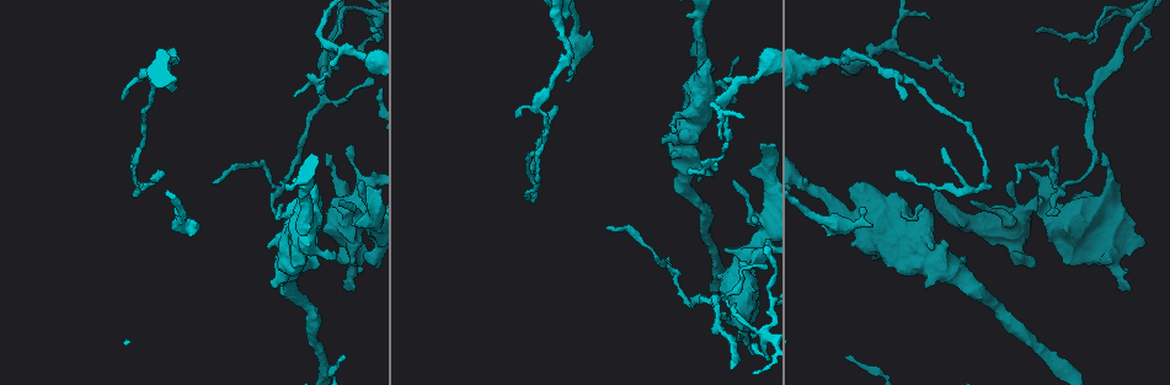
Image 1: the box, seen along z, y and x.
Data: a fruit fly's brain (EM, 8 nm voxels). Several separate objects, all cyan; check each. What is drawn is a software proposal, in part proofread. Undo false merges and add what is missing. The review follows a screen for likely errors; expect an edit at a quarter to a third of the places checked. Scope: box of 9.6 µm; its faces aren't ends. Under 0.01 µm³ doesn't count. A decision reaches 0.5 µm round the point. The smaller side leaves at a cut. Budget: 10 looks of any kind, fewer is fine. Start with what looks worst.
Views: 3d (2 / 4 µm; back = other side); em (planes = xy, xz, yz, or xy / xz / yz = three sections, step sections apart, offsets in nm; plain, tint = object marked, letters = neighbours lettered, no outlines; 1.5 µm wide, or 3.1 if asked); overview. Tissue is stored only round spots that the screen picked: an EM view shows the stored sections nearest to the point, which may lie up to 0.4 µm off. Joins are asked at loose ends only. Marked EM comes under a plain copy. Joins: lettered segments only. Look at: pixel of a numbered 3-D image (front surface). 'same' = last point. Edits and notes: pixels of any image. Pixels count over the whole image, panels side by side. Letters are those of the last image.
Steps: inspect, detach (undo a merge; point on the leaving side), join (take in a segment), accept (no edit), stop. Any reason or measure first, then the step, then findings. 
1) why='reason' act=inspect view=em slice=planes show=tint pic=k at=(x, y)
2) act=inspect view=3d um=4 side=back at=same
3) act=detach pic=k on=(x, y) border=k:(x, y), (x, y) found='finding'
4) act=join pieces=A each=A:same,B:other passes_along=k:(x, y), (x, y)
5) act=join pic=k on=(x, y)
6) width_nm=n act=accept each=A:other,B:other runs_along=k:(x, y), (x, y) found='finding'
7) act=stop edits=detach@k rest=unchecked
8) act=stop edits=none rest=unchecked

why='an open end' act=inspect view=3d um=4 pic=1 at=(349, 287)

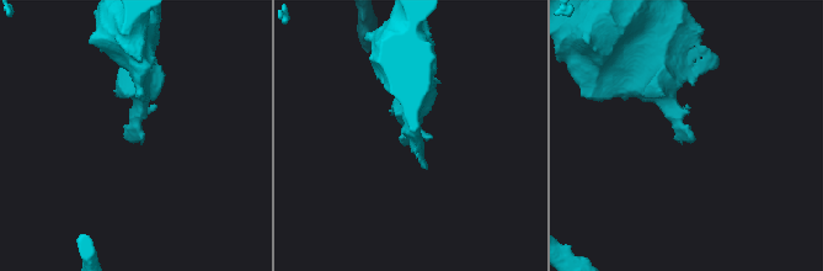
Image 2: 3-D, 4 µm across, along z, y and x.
act=inspect view=em slice=xy step=4 show=tint pic=2 at=(692, 138)

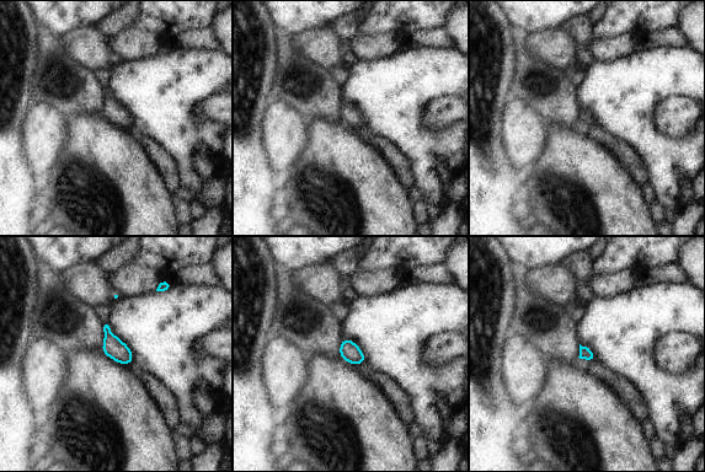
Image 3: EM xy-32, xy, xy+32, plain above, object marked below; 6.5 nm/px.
why='another direction' act=inspect view=em slice=planes show=letters at=same

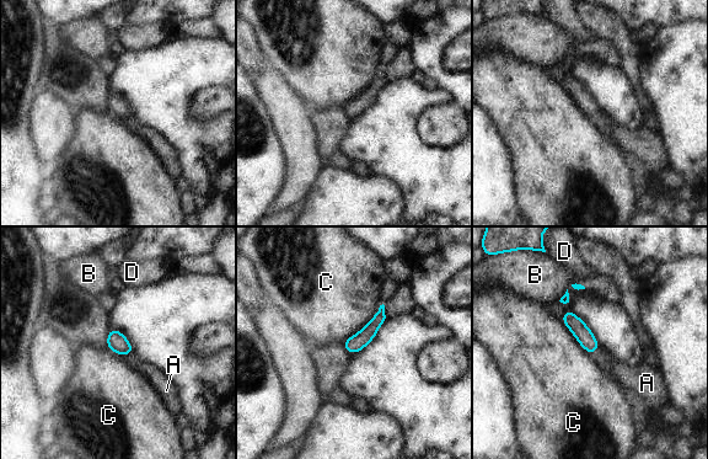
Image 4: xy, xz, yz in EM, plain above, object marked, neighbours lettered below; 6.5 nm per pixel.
act=accept each=A:other,B:other,C:other,D:other border=4:(133, 352), (122, 356) found='none of them fits'

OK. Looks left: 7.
why='branch stops here' act=inspect view=em slice=planes show=tint pic=1 at=(724, 316)

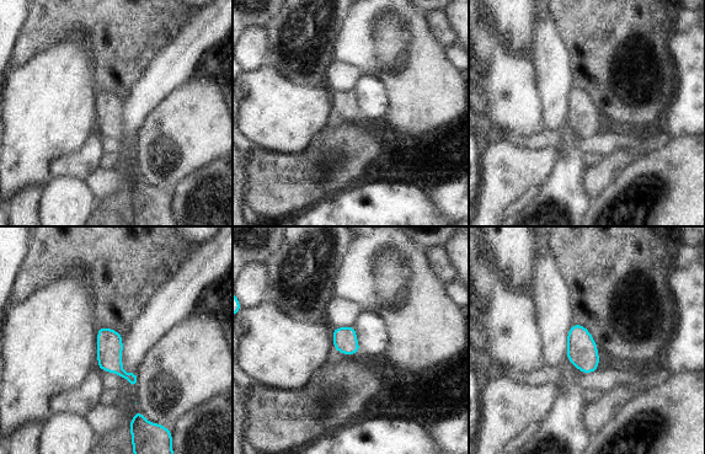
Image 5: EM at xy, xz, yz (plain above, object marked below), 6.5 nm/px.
why='what lies round it' act=inspect view=em slice=planes show=letters at=same

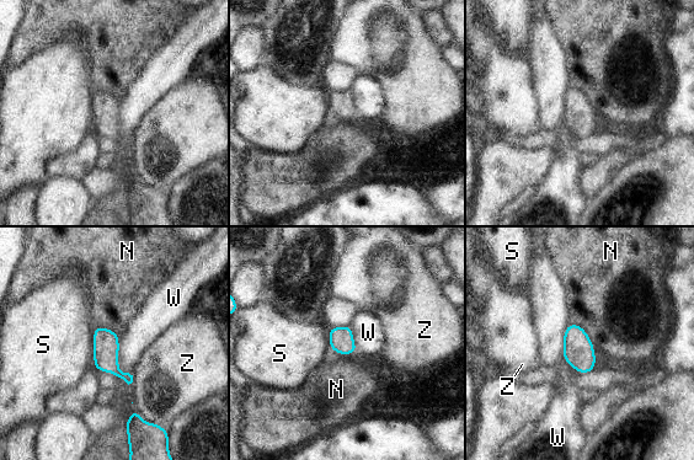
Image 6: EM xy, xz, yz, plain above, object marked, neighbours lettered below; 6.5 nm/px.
act=accept each=N:other,S:other,W:other,Z:other found='none of them fits'

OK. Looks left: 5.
why='thick end' act=inspect view=3d um=2 pic=1 at=(319, 264)

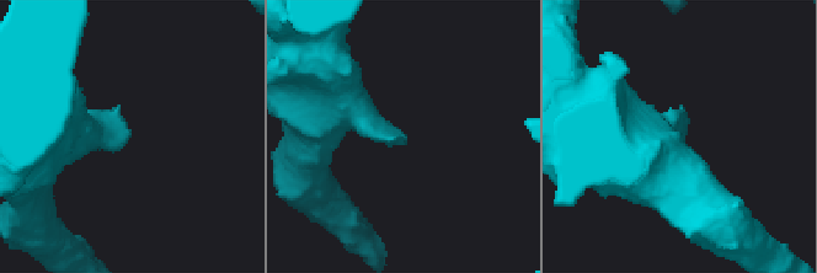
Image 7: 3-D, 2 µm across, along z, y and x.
why='now the EM' act=inspect view=em slice=planes show=letters pic=7 at=(128, 135)

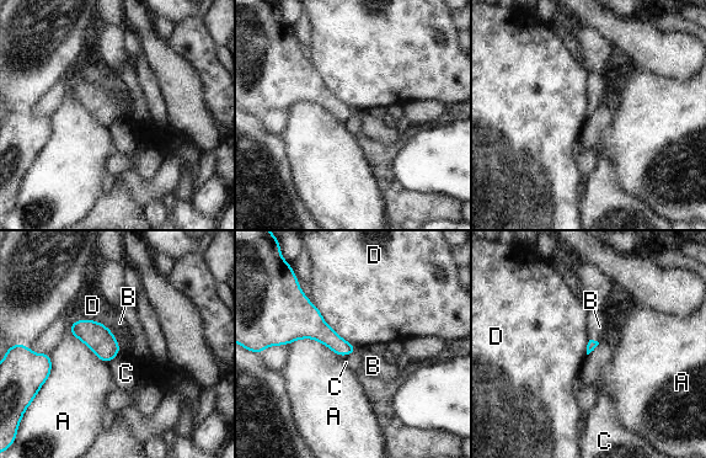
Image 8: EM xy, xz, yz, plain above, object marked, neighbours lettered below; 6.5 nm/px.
act=join pieces=B each=A:other,B:same,C:other,D:other passes_along=8:(592, 344), (593, 340), (599, 326) found='it goes on there'

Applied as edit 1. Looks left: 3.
why='tapers out' act=inspect view=3d um=2 pic=1 at=(720, 141)

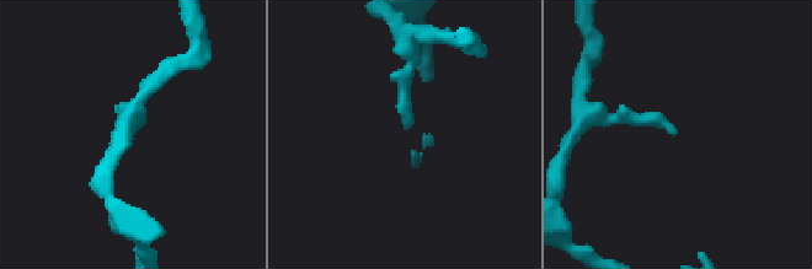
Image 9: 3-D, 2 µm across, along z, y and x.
why='shape alone is not enough' act=inspect view=em slice=planes show=letters pic=9 at=(676, 130)

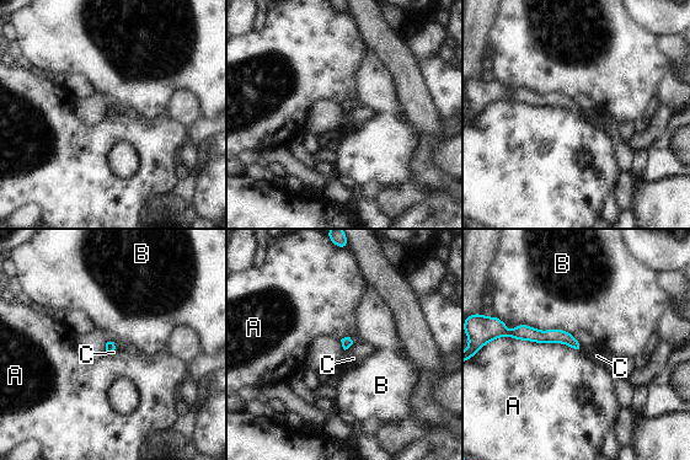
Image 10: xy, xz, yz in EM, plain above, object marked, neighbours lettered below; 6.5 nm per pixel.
longest_contact=A:550nm act=join pieces=C each=A:other,B:other,C:same found='the neuron continues'

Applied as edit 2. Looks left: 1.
act=stop edits=join@8,join@10 rest=unchecked

